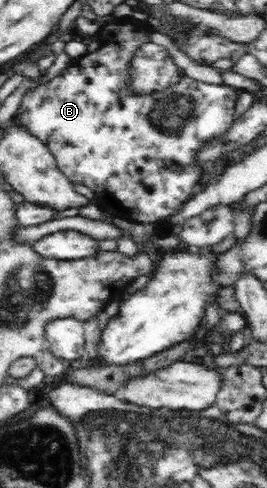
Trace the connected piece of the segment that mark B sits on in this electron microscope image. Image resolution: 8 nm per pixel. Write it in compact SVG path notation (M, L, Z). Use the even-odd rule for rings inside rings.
M111 16L112 21L108 21L108 29L112 29L110 33L111 41L108 45L108 51L124 51L124 53L104 53L106 49L100 49L99 47L92 46L90 52L80 59L71 60L68 67L62 71L62 75L50 79L46 85L40 85L24 95L22 97L22 103L18 107L16 119L23 126L28 133L31 133L34 137L40 139L40 141L48 146L48 149L54 154L59 169L70 178L70 181L74 183L81 183L89 187L94 194L94 203L101 206L101 209L108 212L110 216L121 217L125 220L134 220L137 223L149 224L158 223L158 221L164 220L166 217L170 217L176 214L184 202L187 202L196 192L201 185L203 171L200 165L199 152L202 151L207 144L212 144L218 141L220 137L224 137L228 129L232 127L232 123L238 118L236 116L236 100L240 97L241 93L245 93L243 89L235 89L234 85L227 85L226 82L220 83L204 83L204 81L198 81L198 79L192 79L188 77L186 73L181 73L181 76L177 78L176 82L172 85L164 87L164 89L152 91L152 93L137 93L133 86L130 84L130 73L133 67L133 60L135 53L141 46L150 42L150 33L153 33L152 29L146 25L146 23L136 23L136 19L126 19L124 17Z

